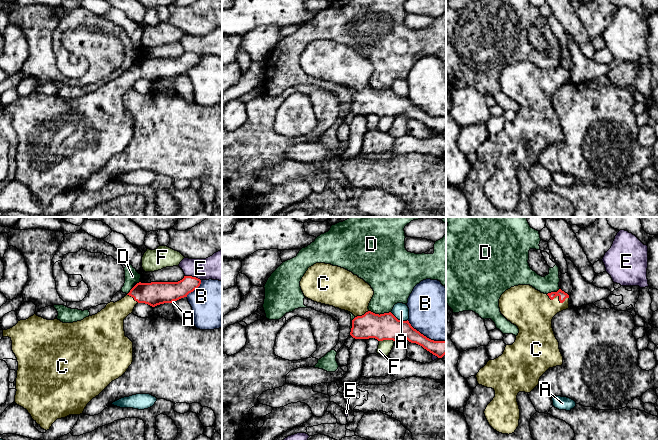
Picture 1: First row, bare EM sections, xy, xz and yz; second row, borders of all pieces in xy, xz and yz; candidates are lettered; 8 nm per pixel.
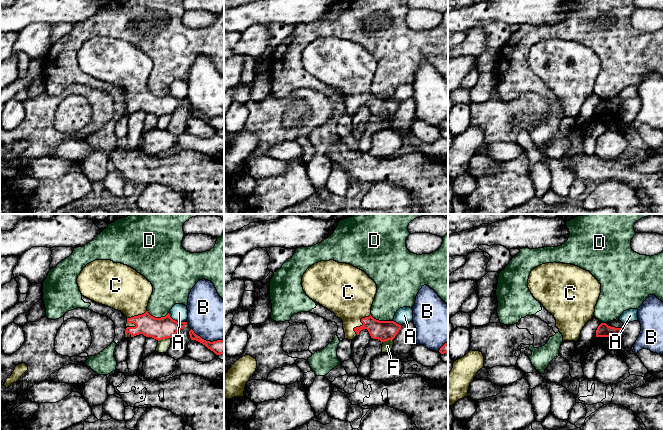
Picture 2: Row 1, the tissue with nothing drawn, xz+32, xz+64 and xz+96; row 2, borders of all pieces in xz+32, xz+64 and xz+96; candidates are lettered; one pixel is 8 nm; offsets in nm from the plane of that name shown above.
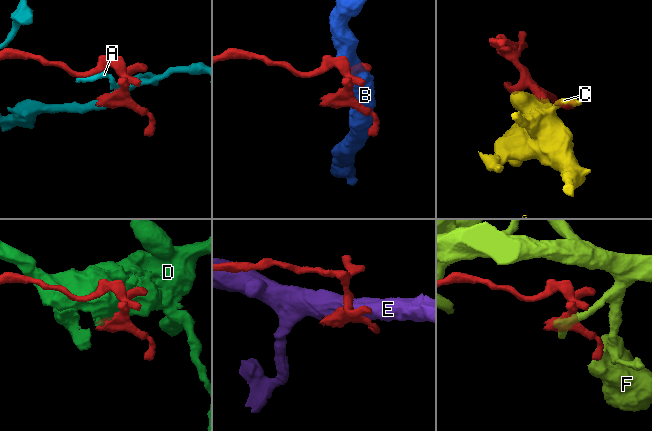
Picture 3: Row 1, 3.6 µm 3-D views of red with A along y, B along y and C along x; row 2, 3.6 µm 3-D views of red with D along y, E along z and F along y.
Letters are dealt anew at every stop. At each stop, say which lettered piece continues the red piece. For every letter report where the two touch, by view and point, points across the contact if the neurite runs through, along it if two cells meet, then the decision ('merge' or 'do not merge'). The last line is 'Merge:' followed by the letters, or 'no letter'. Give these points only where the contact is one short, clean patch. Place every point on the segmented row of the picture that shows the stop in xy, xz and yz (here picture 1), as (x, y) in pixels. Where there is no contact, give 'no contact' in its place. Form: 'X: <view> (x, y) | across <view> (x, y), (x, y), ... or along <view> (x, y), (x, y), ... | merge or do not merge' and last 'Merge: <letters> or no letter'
A: xz (399, 320) | do not merge
B: xz (425, 336) | do not merge
C: yz (559, 297) | across yz (562, 295), (559, 297), (553, 303), (532, 312) | merge
D: xz (380, 314) | do not merge
E: xy (193, 277) | along xy (185, 275), (191, 275), (200, 280) | do not merge
F: xz (386, 339) | do not merge
Merge: C

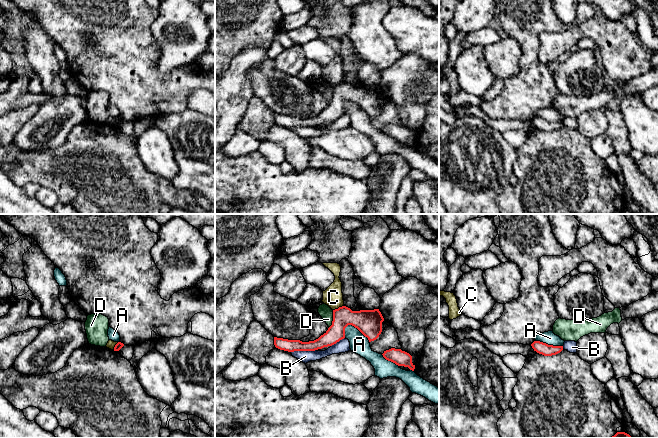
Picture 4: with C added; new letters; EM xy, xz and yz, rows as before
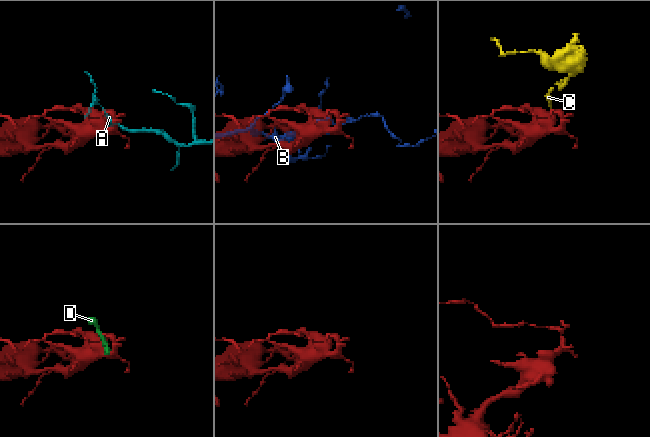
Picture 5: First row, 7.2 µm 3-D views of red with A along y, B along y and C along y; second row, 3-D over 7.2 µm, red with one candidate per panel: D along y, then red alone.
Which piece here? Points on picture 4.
A: xz (357, 328) | do not merge
B: xz (303, 350) | do not merge
C: xz (339, 307) | along xz (343, 305), (333, 310) | do not merge
D: xz (333, 319) | along xz (333, 310), (333, 320), (329, 327) | do not merge
Merge: no letter

